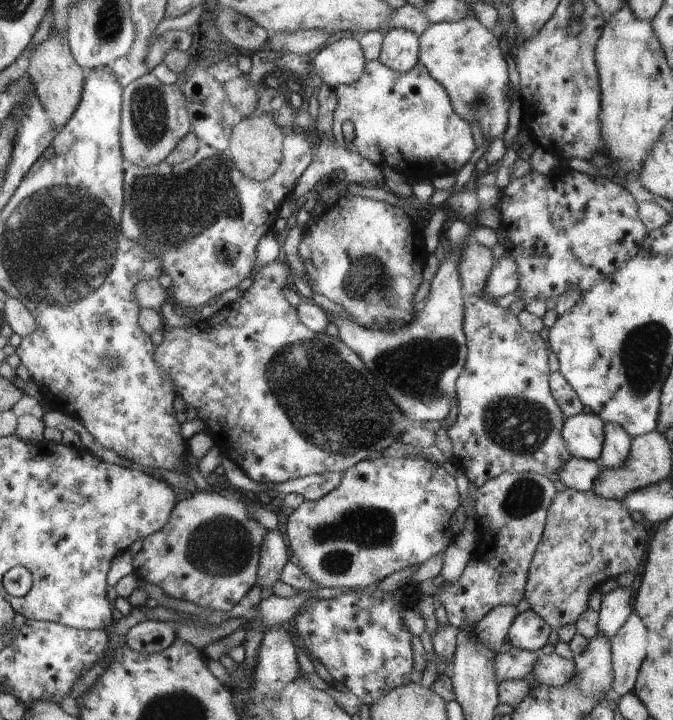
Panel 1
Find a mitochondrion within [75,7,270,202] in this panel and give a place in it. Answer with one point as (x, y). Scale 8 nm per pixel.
(150, 121)

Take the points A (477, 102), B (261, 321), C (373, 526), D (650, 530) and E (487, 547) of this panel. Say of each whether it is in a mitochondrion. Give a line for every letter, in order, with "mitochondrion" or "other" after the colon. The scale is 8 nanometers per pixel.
A: mitochondrion
B: other
C: mitochondrion
D: other
E: other

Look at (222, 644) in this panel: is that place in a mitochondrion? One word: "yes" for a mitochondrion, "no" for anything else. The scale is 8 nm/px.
no

